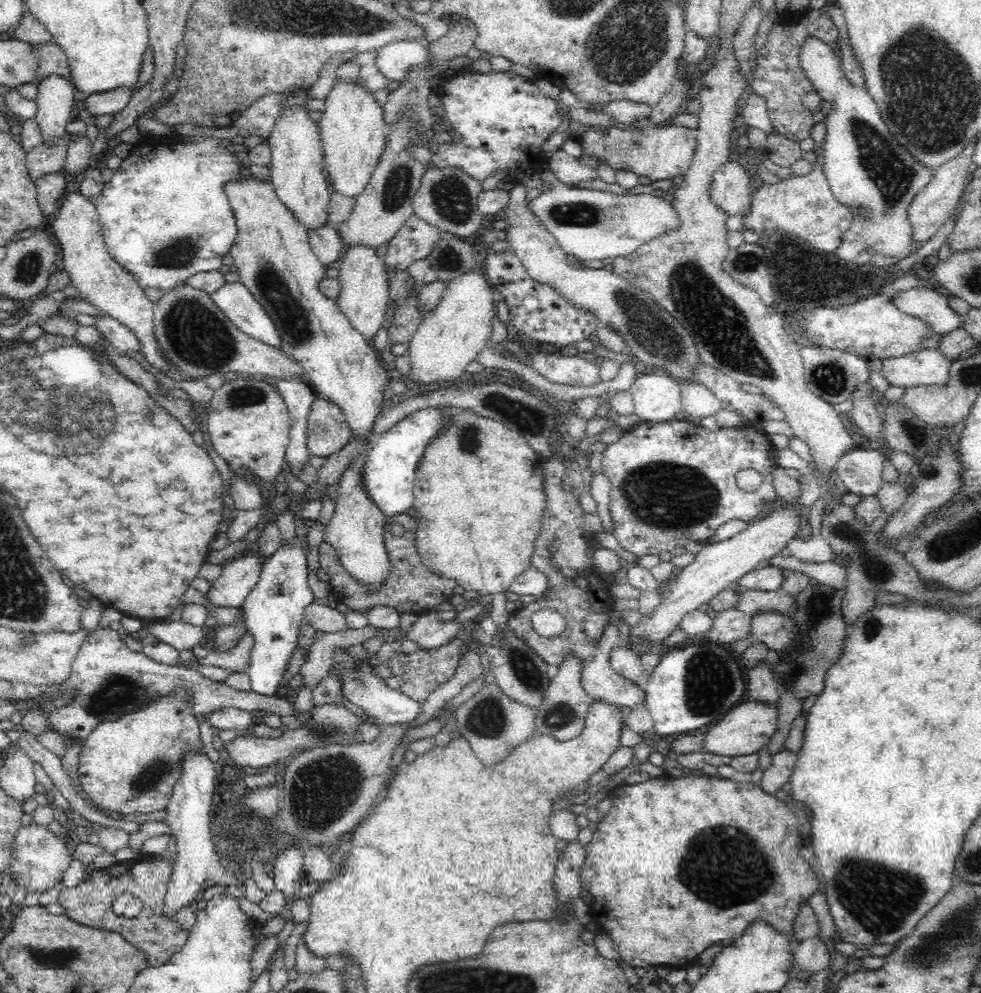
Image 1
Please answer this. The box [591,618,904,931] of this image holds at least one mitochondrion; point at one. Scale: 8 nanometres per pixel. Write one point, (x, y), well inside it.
(723, 866)

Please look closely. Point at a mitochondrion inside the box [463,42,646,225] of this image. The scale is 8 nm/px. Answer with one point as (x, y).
(628, 145)

